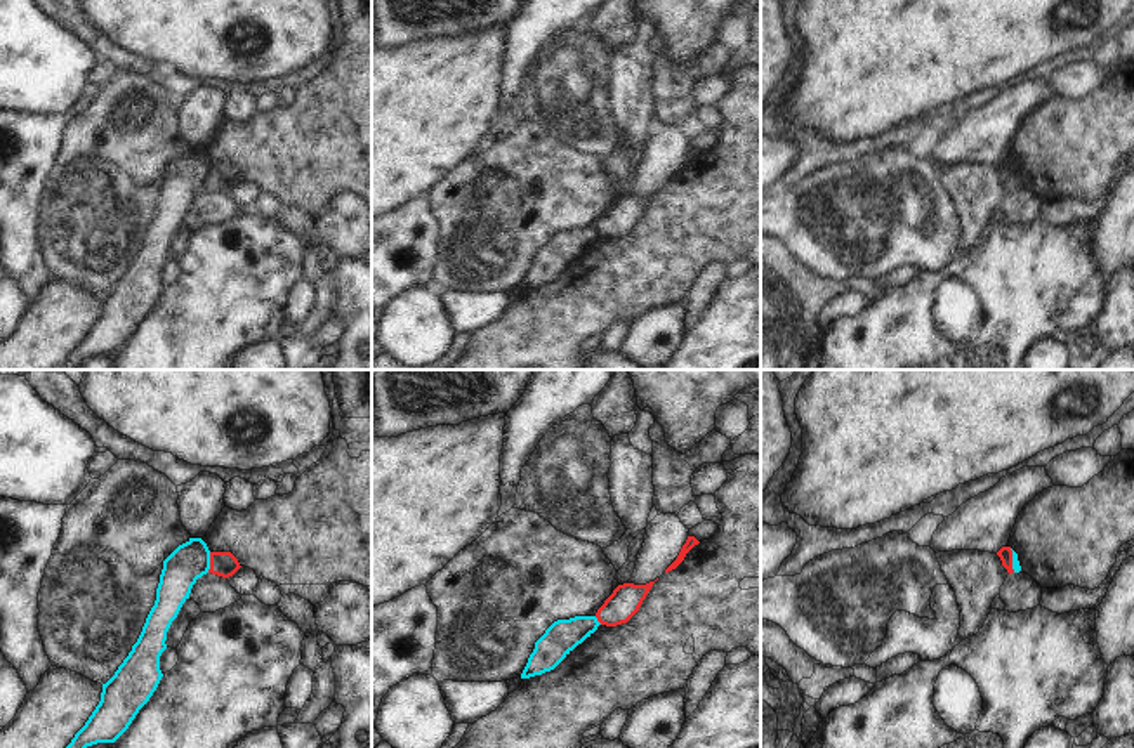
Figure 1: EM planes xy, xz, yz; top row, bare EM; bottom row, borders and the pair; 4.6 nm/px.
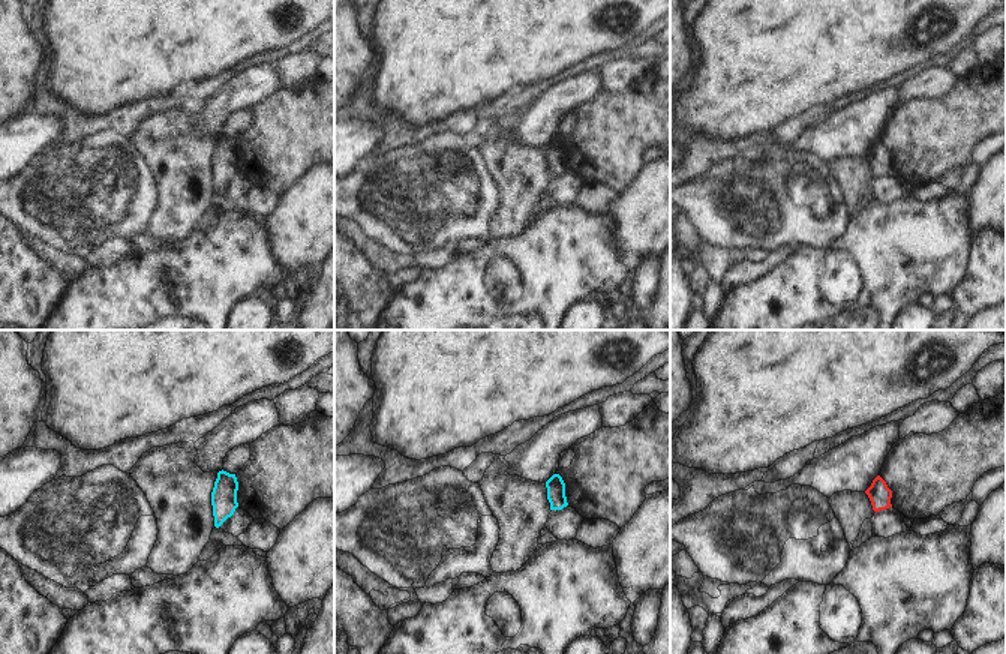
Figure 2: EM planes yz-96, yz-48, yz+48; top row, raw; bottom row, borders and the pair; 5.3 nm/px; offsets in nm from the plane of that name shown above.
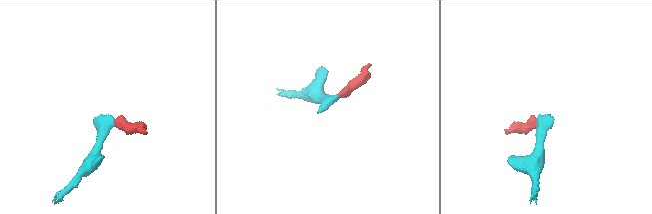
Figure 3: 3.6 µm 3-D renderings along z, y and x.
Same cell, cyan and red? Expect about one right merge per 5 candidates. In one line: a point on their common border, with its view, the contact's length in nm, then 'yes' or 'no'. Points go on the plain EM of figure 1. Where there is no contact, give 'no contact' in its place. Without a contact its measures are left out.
meets cyan in xy at (209, 174); contact 100 nm long; no

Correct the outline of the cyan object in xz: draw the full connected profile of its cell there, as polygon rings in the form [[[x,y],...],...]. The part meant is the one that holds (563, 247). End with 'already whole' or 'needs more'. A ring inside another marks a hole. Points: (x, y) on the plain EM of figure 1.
[[[575,227],[554,233],[535,253],[535,260],[528,269],[521,290],[554,281],[578,255],[590,248],[599,236],[596,227]]] | already whole

